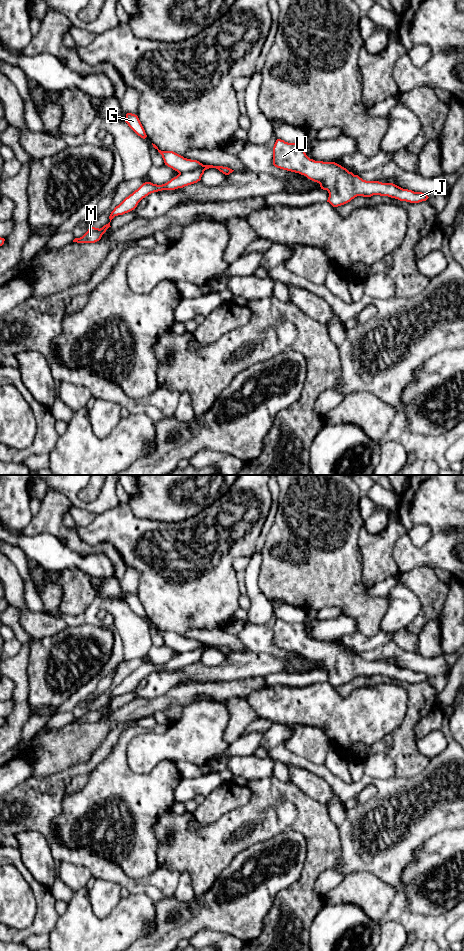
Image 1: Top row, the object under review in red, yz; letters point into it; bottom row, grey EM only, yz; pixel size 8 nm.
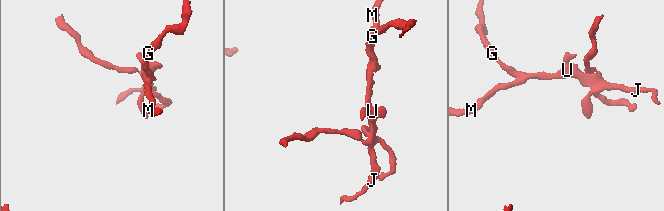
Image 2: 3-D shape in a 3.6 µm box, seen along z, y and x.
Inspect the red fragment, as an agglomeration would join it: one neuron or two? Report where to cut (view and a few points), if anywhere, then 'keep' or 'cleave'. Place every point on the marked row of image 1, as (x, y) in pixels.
yz (203, 165), (179, 173) | cleave

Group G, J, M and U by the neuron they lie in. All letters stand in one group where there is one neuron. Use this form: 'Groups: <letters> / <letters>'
Groups: G / J M U

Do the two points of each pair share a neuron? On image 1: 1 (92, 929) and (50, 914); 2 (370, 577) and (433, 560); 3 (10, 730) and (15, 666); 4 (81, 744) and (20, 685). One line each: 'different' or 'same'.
1: different
2: different
3: same
4: different

